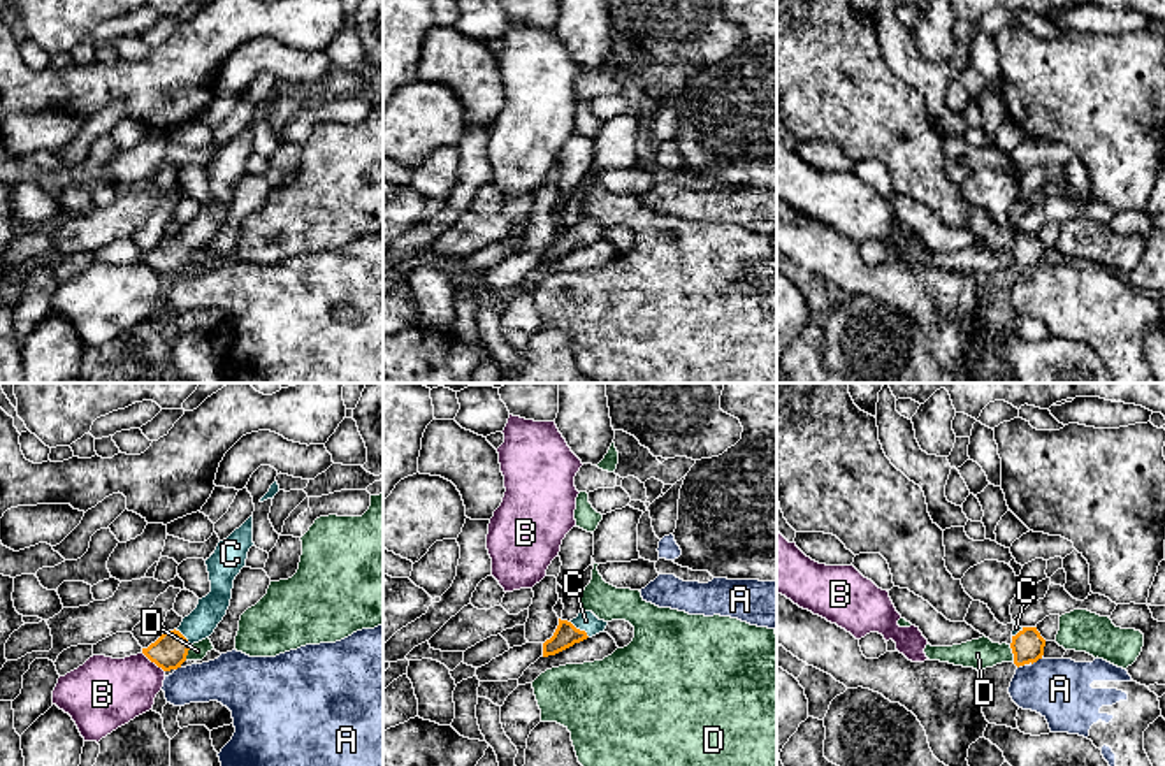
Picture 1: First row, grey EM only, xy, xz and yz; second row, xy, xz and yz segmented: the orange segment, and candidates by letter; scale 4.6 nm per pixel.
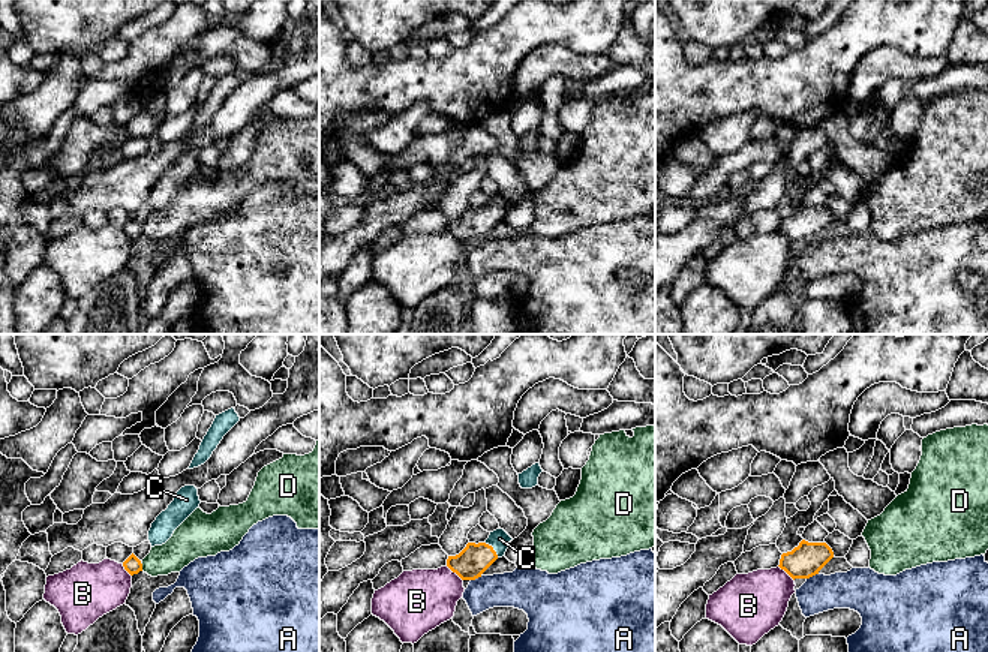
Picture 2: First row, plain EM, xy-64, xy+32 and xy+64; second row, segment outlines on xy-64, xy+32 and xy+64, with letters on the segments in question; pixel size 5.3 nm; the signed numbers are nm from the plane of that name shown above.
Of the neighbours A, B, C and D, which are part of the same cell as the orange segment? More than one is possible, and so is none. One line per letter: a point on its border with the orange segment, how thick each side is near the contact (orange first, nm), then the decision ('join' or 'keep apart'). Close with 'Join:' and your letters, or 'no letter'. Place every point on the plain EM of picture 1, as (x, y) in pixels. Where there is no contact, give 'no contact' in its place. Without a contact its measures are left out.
A: contact yz (1037, 266); calibres 150 and 280 nm; keep apart
B: contact xy (153, 267); calibres 160 and 320 nm; keep apart
C: contact xz (578, 236); calibres 110 and 90 nm; join
D: contact yz (1013, 259); calibres 150 and 140 nm; keep apart
Join: C

